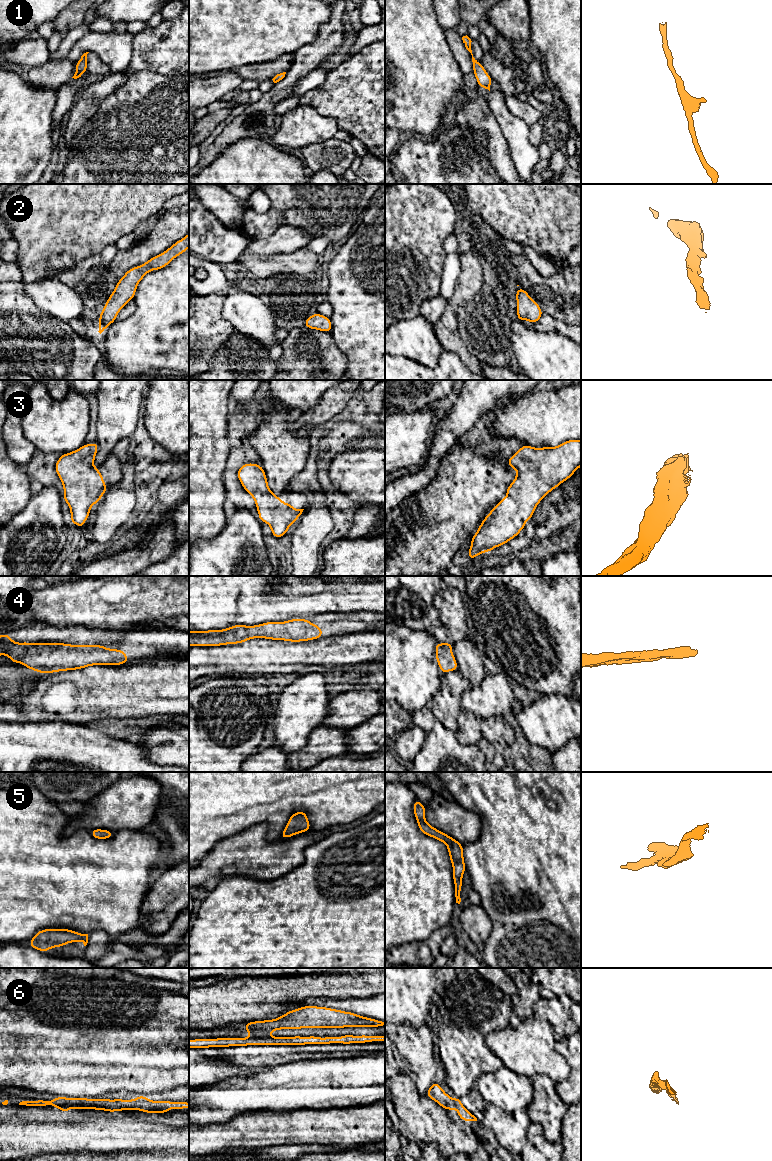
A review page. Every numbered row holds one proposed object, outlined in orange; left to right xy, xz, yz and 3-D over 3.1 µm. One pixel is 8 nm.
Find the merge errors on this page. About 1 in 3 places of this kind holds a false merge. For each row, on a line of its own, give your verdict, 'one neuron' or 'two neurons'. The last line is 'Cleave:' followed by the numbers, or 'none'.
1: one neuron
2: one neuron
3: one neuron
4: one neuron
5: one neuron
6: one neuron
Cleave: none

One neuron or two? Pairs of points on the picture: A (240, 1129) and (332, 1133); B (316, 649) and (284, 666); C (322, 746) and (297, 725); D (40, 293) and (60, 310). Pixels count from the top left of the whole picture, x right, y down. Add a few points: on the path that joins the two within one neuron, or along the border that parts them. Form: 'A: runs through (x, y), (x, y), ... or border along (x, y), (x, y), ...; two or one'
A: runs through (263, 1129), (309, 1129); one
B: runs through (308, 653), (296, 655), (292, 658); one
C: border along (321, 724), (311, 732), (307, 744), (294, 753); two
D: runs through (45, 298), (55, 305); one

